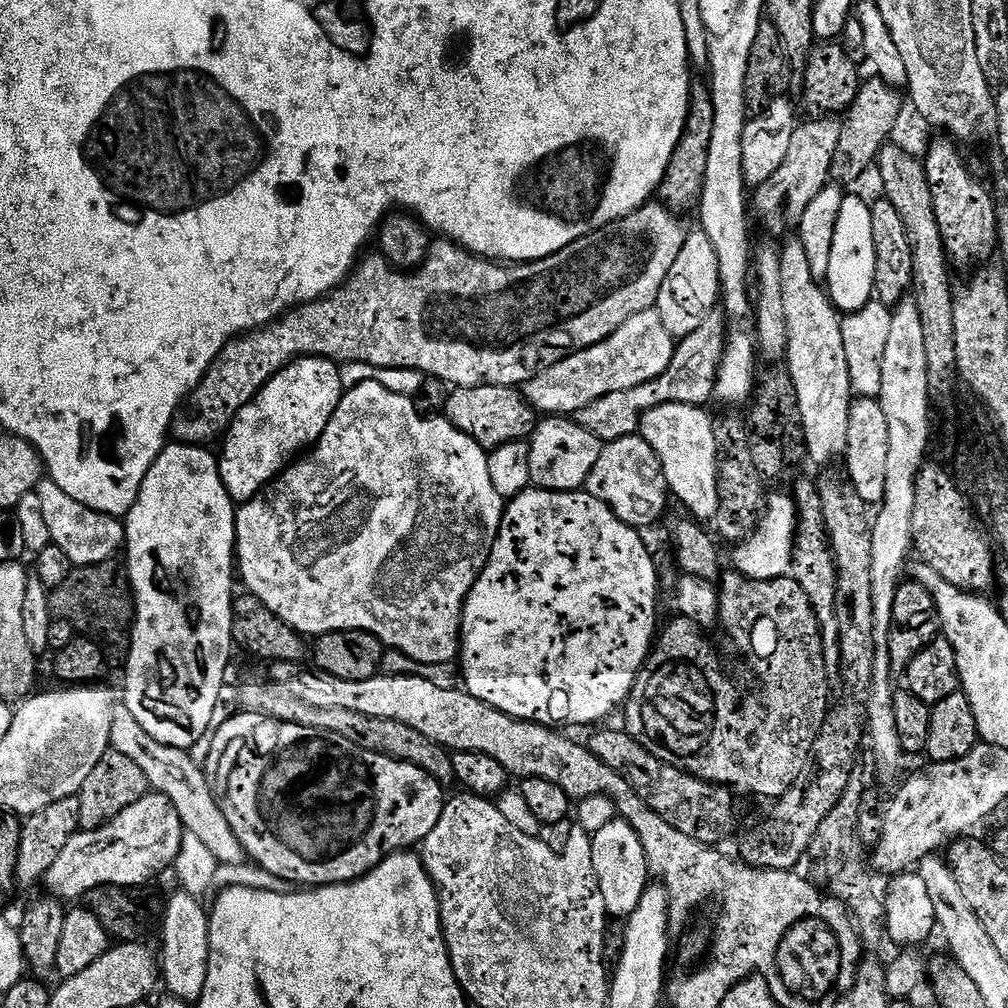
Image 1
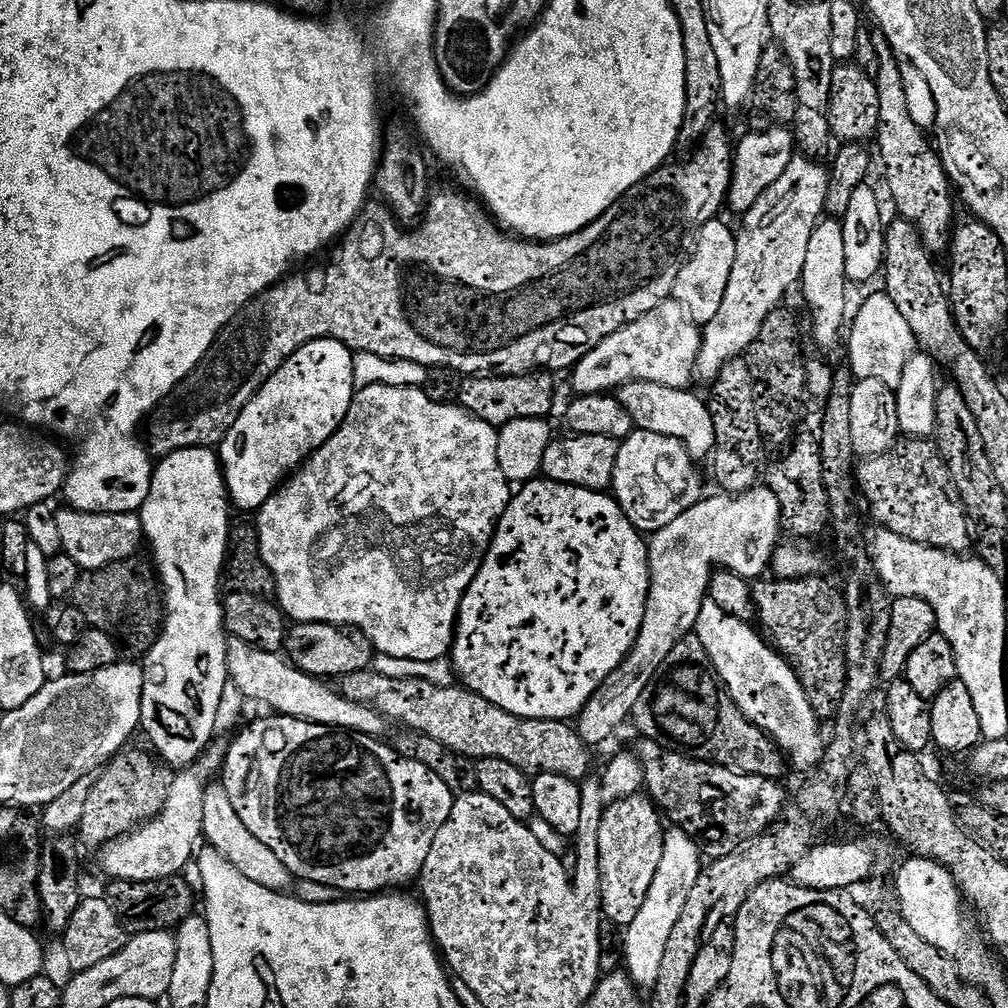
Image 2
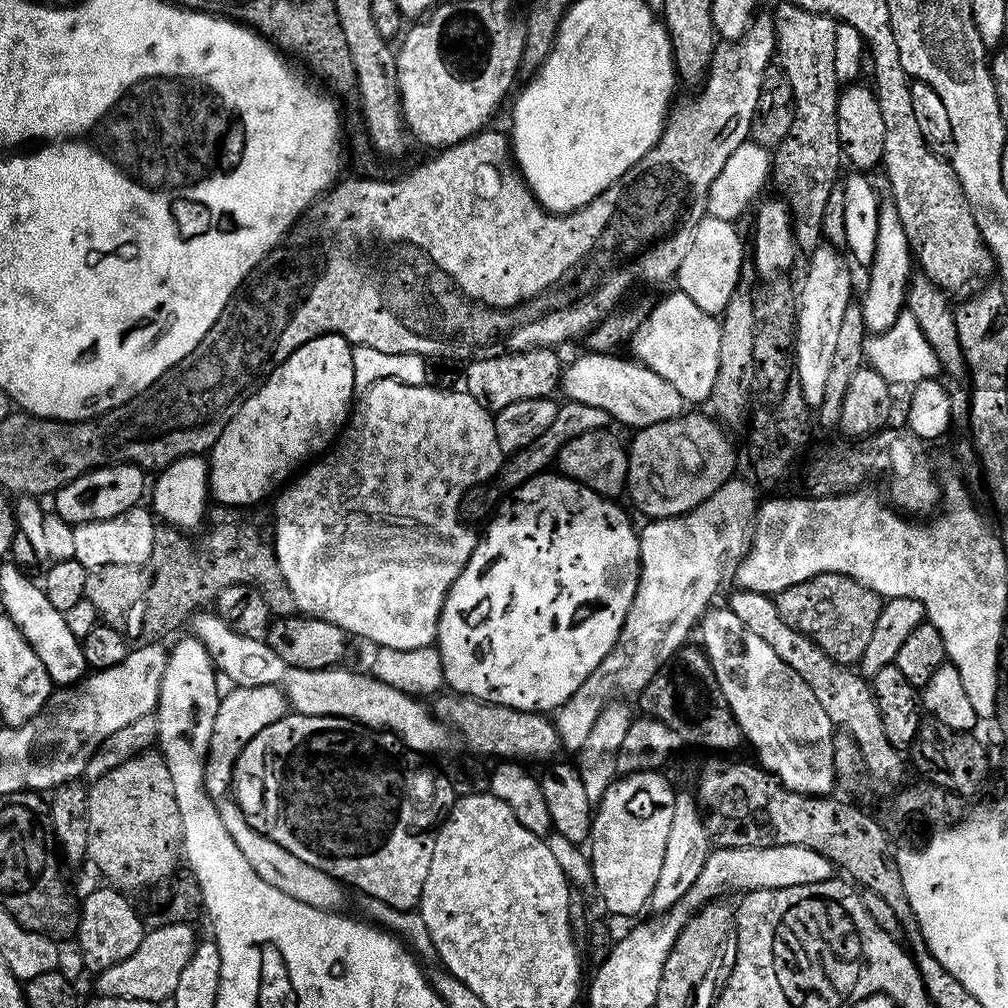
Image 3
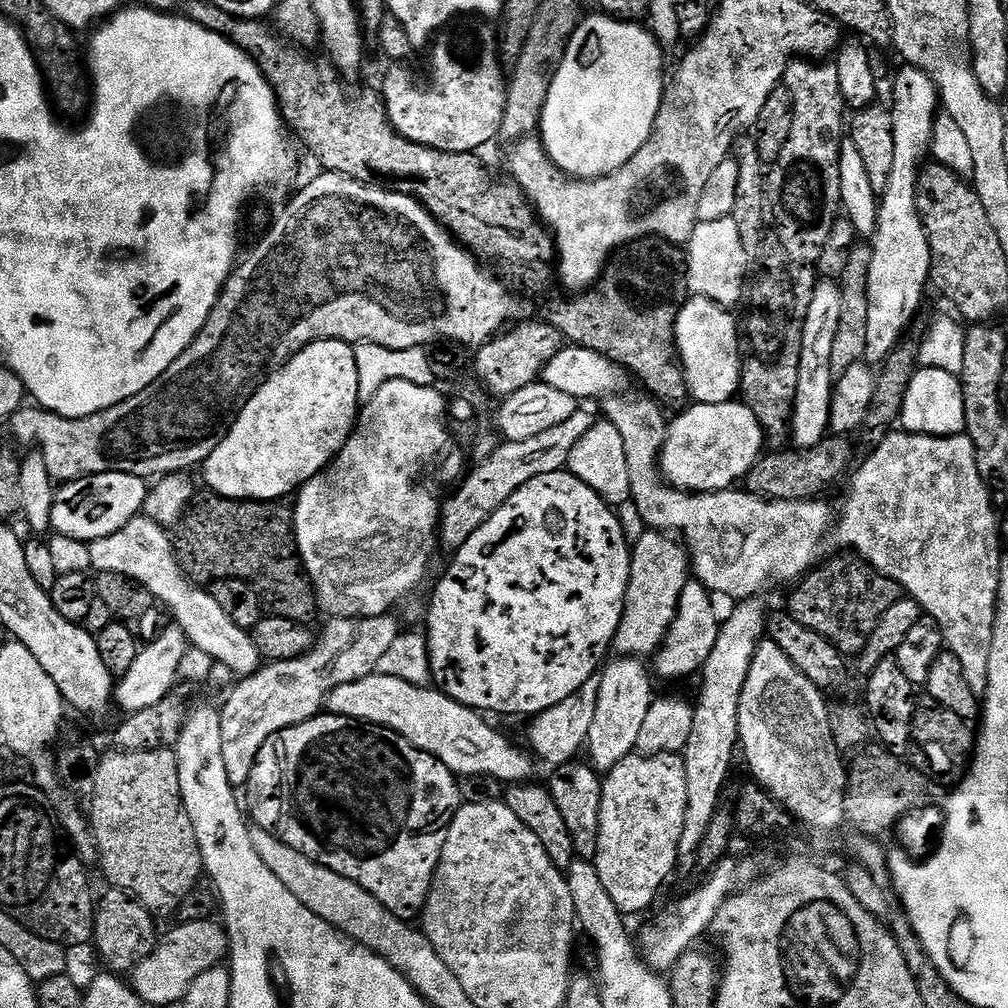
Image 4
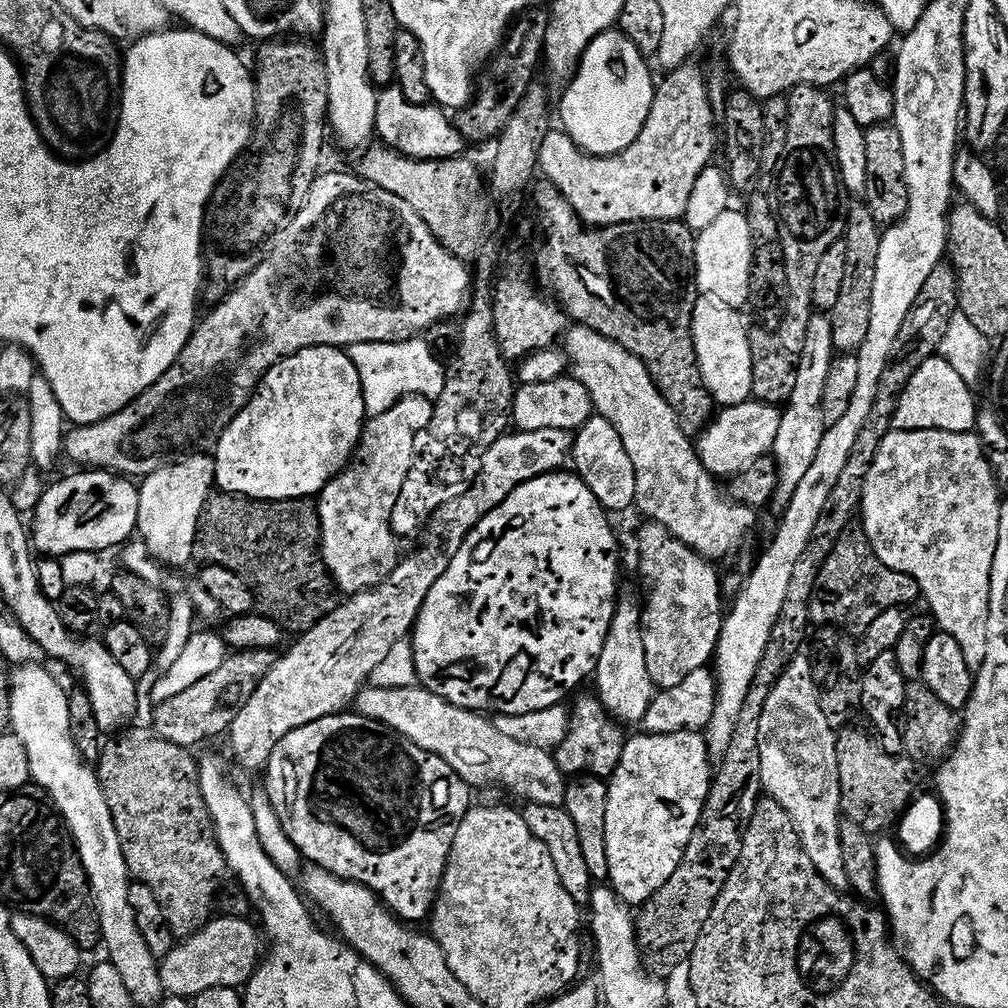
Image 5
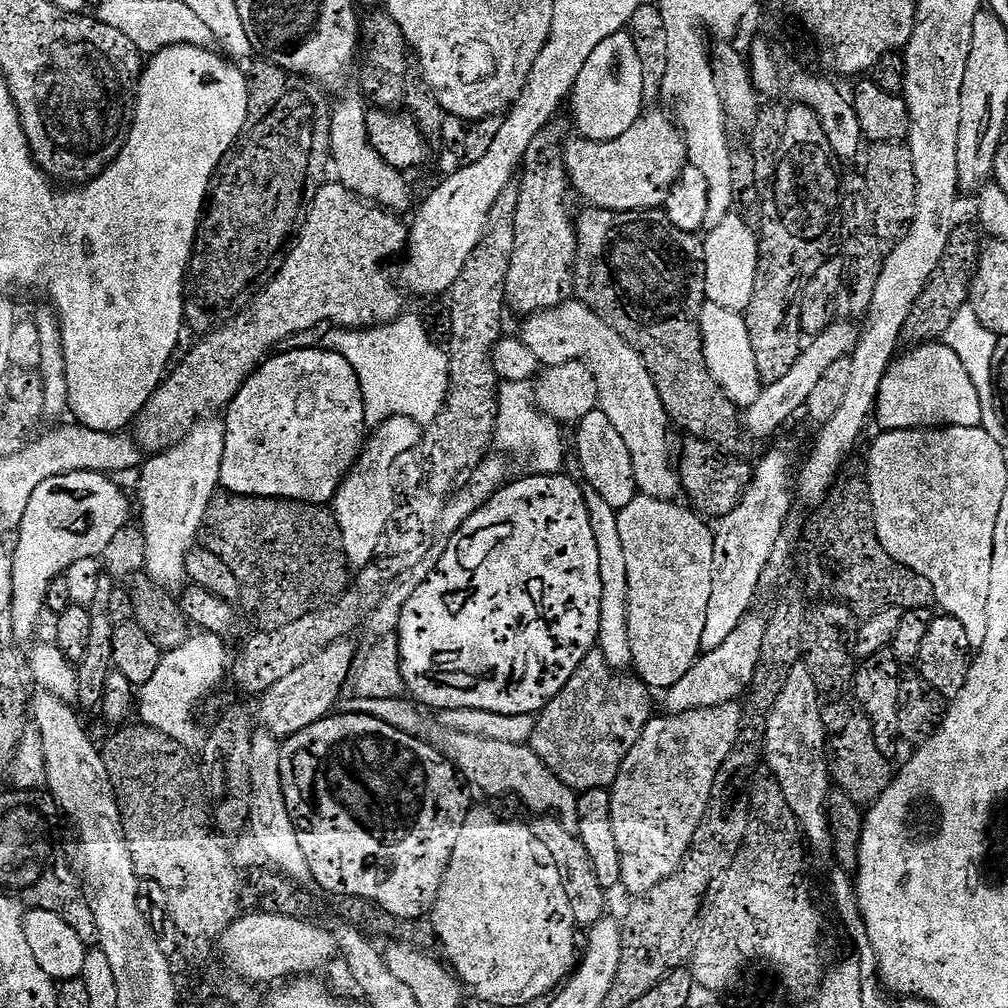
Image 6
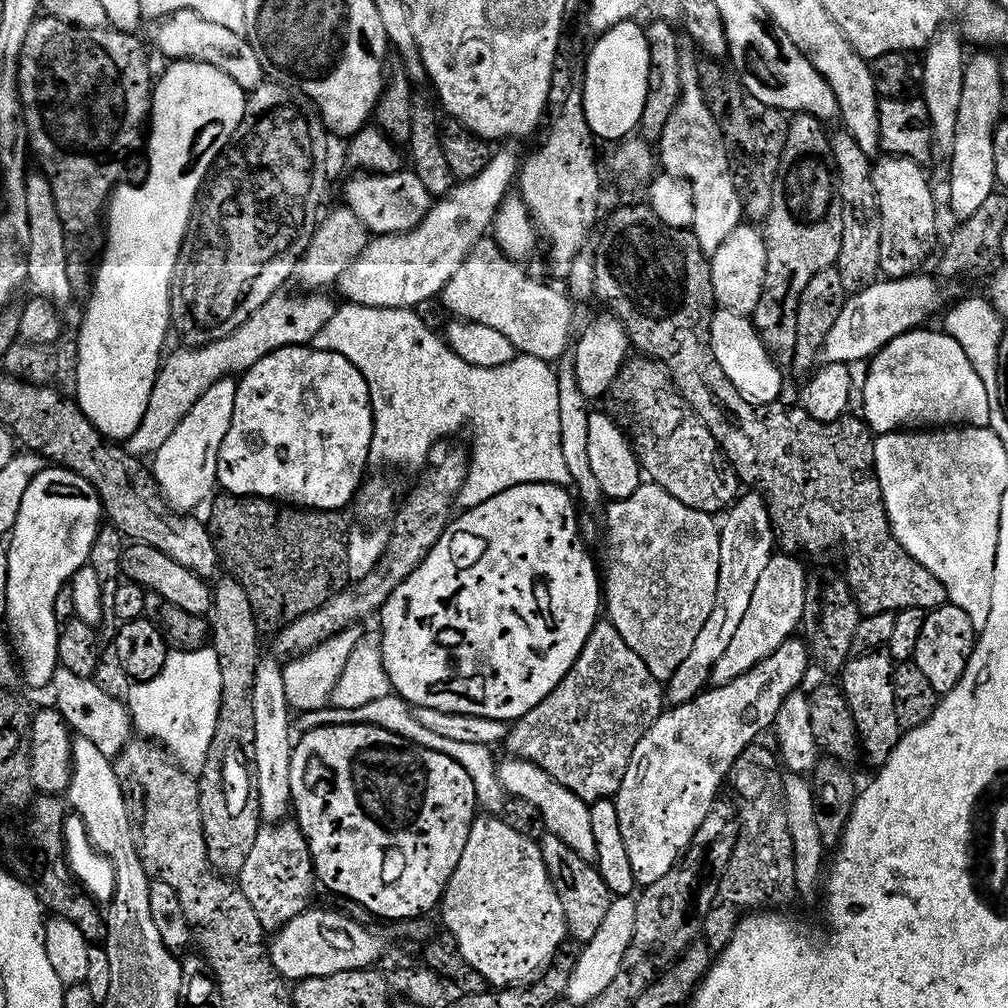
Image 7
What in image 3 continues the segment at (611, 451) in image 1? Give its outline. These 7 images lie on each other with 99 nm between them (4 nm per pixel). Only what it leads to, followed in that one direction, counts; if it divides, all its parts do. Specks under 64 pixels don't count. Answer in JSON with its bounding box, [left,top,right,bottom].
[628,419,736,521]

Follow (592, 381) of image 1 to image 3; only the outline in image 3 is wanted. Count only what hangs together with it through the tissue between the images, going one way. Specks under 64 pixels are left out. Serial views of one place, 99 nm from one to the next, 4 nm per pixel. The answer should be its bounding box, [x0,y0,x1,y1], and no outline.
[630,290,722,406]

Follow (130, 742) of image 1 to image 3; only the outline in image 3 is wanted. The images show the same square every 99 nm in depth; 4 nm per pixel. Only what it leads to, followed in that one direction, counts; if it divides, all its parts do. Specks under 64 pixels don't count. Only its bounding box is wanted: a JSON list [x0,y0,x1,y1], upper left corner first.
[219,801,345,912]

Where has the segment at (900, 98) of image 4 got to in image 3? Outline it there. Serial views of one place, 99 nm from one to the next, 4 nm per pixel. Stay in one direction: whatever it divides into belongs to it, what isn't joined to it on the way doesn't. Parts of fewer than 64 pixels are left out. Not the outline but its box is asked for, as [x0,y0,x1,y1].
[862,203,914,334]

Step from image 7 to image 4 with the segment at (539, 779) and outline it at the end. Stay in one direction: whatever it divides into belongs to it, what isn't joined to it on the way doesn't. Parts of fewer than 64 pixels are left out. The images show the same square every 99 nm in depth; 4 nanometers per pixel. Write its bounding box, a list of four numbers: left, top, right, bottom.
[326,674,534,786]

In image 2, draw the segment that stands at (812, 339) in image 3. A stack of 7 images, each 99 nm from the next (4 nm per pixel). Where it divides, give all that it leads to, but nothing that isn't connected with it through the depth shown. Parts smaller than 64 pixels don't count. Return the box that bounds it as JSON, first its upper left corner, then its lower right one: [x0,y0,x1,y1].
[802,218,850,348]

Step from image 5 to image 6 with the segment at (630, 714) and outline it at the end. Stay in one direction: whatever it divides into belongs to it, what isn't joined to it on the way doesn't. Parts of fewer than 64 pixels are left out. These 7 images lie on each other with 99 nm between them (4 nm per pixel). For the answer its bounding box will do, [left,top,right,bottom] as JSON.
[584,488,632,670]

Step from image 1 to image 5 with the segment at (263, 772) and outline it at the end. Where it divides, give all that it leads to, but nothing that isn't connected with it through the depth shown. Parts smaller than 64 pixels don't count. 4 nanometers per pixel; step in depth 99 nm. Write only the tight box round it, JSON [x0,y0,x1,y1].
[262,714,473,921]

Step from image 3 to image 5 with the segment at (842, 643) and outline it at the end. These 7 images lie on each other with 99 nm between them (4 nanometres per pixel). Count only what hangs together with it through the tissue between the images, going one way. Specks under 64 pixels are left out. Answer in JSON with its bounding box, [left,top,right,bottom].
[808,527,921,638]

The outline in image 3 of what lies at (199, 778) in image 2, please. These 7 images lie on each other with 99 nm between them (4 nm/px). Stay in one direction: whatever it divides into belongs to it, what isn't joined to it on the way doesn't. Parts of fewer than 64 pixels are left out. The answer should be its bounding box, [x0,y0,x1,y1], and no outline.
[204,688,289,800]

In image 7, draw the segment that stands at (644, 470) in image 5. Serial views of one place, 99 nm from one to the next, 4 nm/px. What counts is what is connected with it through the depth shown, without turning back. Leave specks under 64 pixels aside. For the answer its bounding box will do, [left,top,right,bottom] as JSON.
[442,238,576,362]

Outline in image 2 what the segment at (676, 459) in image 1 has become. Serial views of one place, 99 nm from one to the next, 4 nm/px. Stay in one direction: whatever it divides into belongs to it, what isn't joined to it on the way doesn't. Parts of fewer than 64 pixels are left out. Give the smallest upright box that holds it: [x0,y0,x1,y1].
[618,380,716,461]

